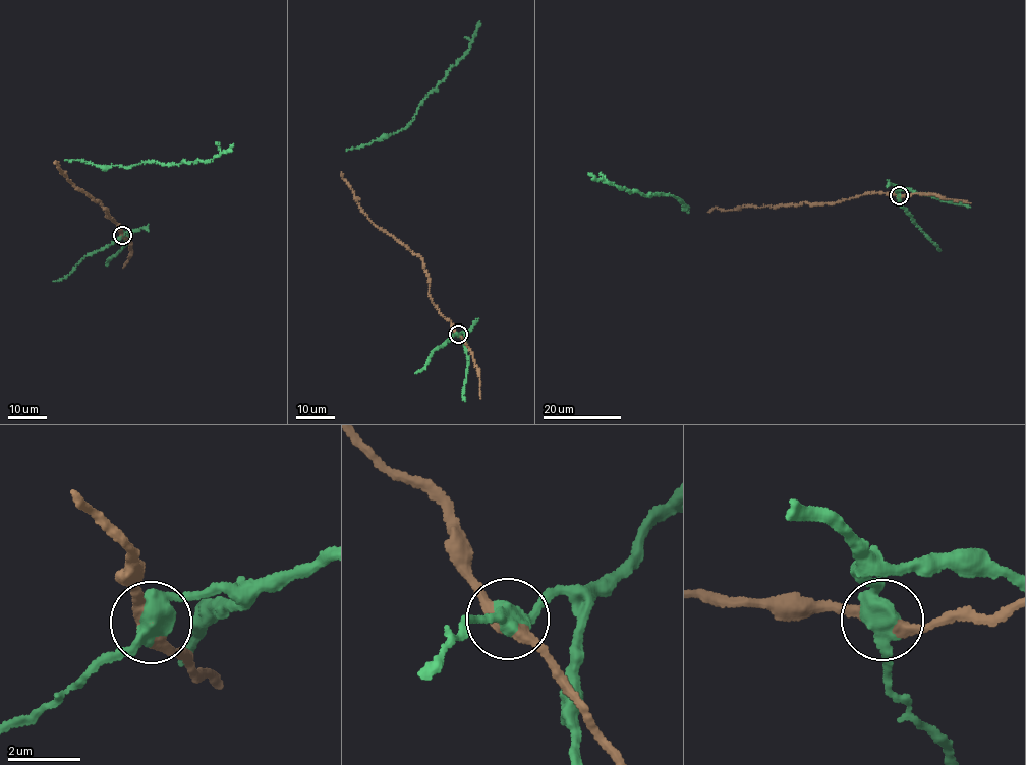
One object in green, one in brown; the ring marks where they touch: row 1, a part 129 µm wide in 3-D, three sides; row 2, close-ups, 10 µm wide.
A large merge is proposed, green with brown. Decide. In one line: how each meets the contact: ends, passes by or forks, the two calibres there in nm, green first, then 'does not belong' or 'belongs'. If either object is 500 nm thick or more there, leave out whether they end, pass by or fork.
550/320 nm | does not belong

